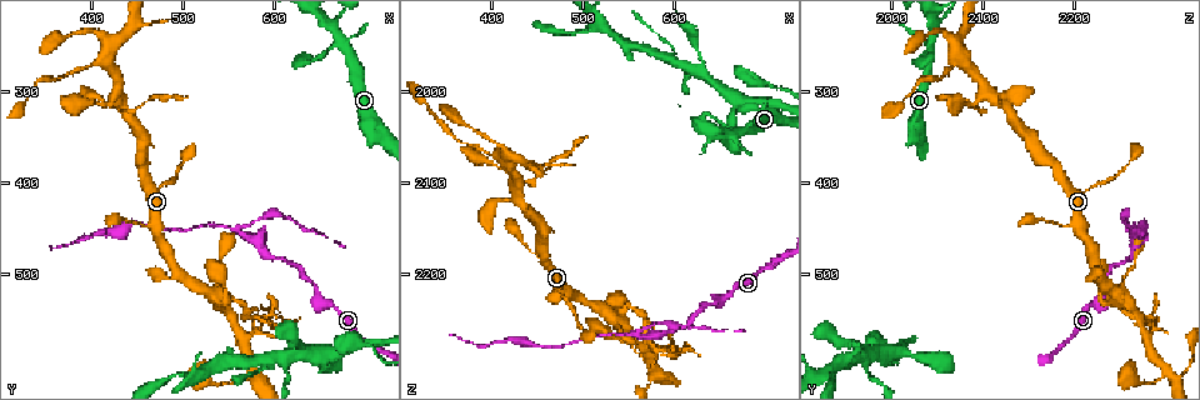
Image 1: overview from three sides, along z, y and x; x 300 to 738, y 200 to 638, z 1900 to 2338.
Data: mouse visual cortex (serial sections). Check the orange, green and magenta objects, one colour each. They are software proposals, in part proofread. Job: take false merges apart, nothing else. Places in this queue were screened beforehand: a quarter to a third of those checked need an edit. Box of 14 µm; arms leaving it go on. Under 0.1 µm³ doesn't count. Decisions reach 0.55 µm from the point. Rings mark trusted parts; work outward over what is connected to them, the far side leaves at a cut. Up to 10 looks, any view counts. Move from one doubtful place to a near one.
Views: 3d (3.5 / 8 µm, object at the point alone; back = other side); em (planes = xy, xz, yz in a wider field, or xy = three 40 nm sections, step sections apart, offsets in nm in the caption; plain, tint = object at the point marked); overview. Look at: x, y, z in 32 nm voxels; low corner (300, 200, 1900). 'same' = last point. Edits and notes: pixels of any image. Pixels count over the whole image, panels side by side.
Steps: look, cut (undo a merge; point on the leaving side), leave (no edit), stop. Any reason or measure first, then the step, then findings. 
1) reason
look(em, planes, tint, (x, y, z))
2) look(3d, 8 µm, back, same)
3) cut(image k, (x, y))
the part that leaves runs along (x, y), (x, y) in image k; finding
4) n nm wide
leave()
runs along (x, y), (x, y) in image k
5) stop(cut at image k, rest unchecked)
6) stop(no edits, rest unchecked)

abrupt turn
look(3d, 3.5 µm, (670, 245, 2045))

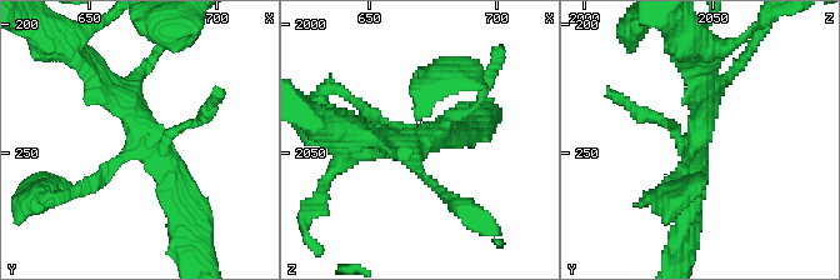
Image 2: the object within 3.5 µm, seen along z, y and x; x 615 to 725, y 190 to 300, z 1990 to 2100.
look(em, xy, step 1, tint, (674, 247, 2044))

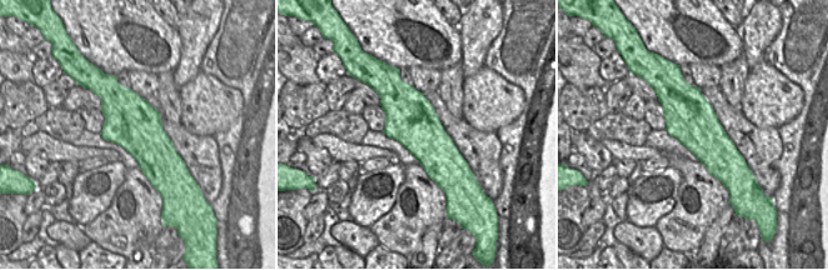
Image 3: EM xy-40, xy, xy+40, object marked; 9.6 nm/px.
leave()
runs along (185, 214), (170, 164), (96, 73) in image 2; one cell here

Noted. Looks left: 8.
sudden change in width
look(3d, 8 µm, (560, 450, 2270))

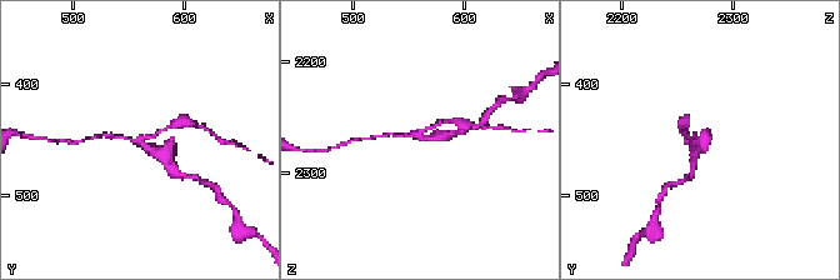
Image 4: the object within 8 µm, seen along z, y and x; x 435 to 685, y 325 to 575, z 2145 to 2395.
look(3d, 3.5 µm, (558, 450, 2266))

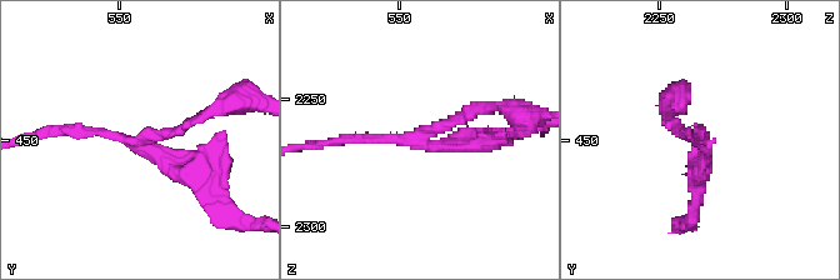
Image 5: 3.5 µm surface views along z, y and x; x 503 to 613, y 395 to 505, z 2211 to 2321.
look(em, xy, step 5, tint, (559, 452, 2267))

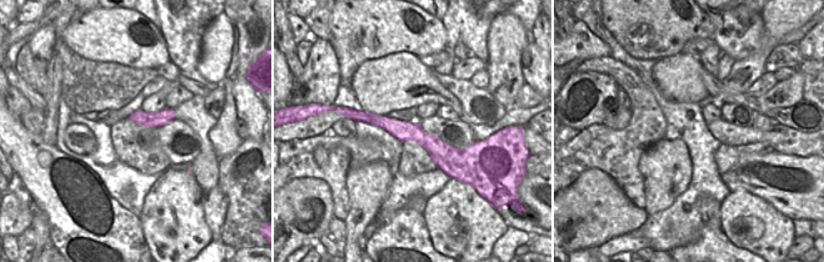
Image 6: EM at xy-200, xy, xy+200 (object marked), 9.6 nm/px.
cut(image 5, (474, 109))
the part that leaves runs along (433, 129), (483, 106), (540, 116) in image 5; two cells meet here

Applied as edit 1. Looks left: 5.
redraw
look(overview)

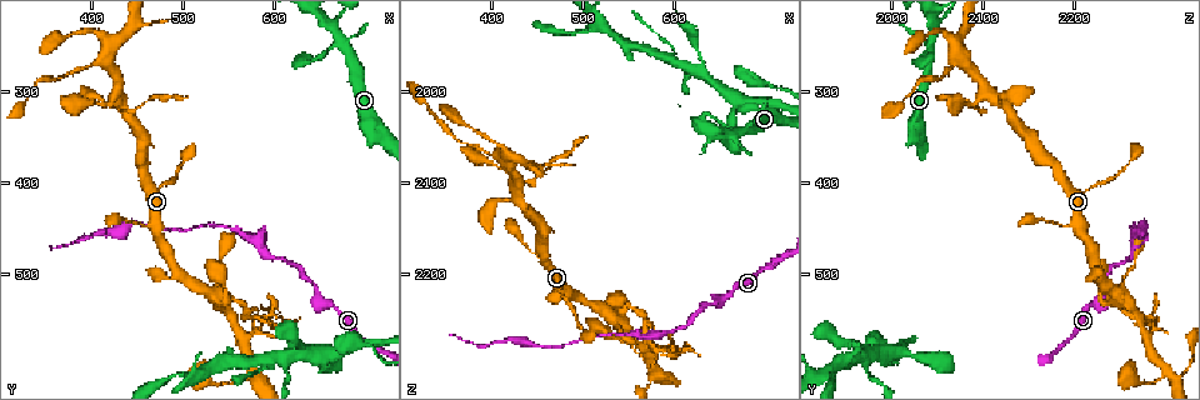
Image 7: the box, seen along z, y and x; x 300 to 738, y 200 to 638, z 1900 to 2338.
abrupt turn
look(3d, 3.5 µm, (565, 570, 2280))

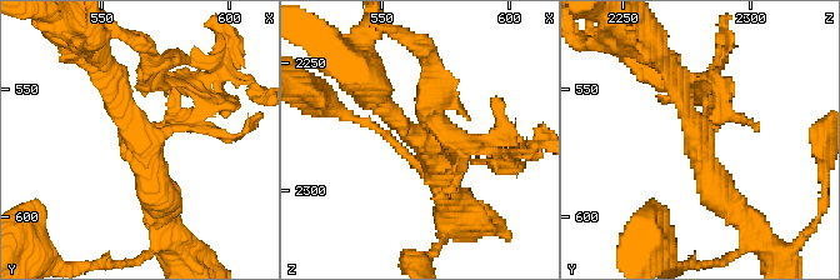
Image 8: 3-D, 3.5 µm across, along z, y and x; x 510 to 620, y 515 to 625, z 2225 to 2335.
look(em, xy, step 5, tint, (566, 569, 2280))

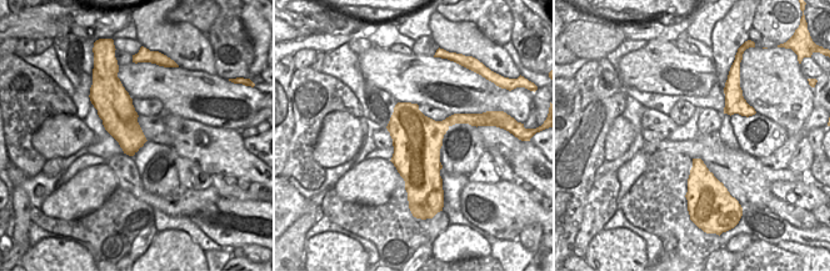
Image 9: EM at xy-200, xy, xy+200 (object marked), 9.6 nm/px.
480 nm wide
cut(image 8, (698, 88))
the part that leaves runs along (170, 128), (174, 81), (220, 78) in image 8; two cells meet here

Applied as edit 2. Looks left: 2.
a narrow waist
look(3d, 3.5 µm, (370, 285, 2055))

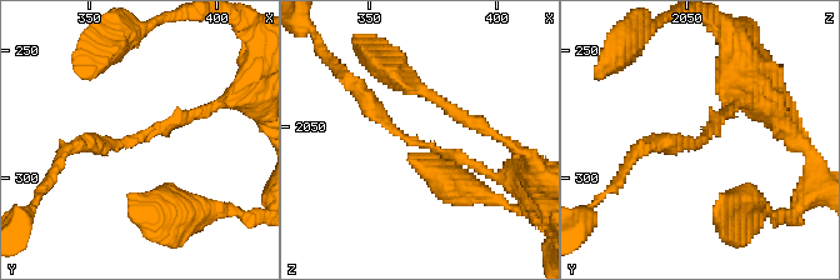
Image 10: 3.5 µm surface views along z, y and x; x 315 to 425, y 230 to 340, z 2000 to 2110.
arms of 150, 250 nm
leave()
runs along (488, 173), (408, 141), (358, 90) in image 10; all the same cell

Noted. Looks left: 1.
stop(cut at image 5, cut at image 8, rest unchecked)

